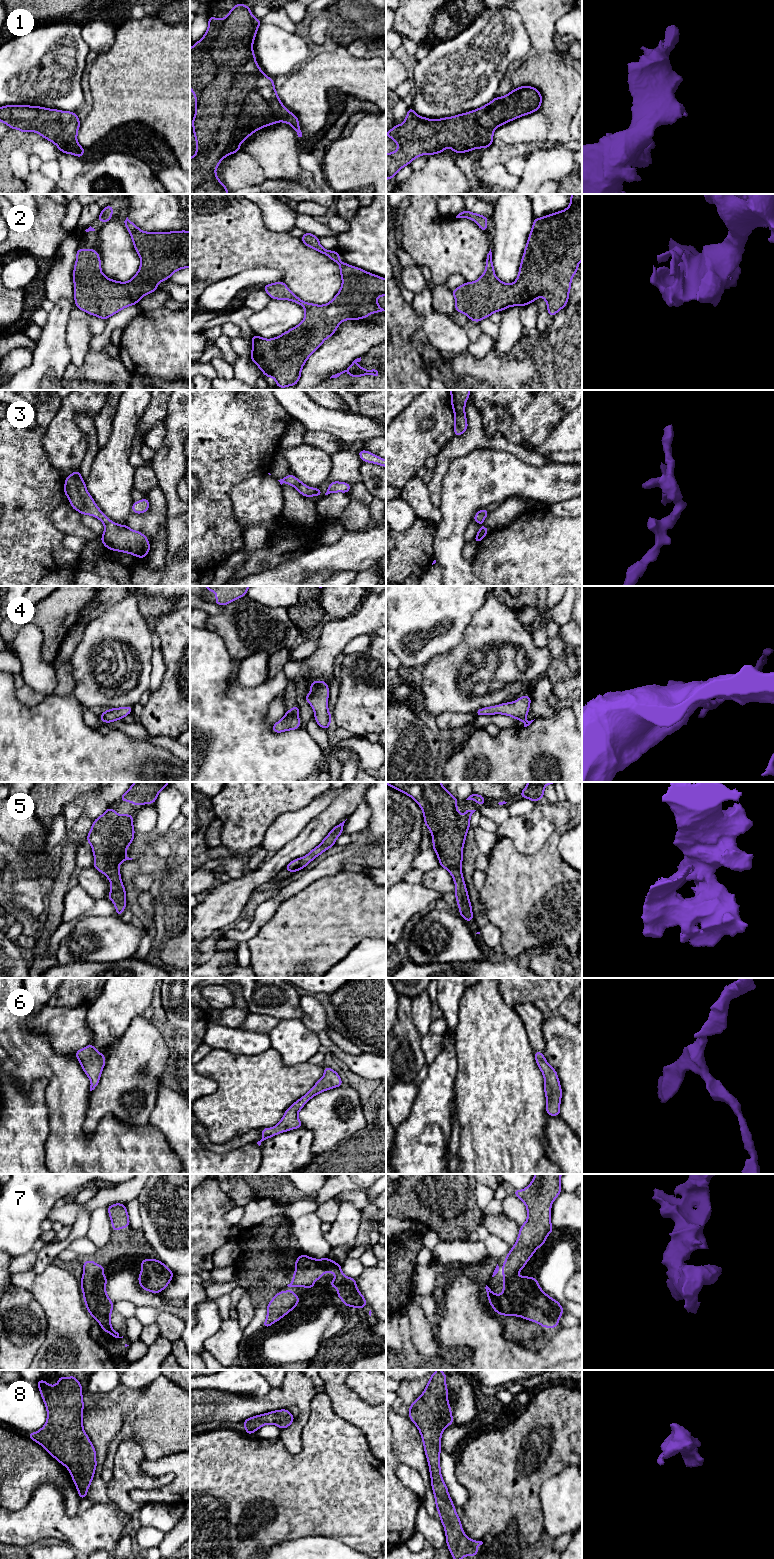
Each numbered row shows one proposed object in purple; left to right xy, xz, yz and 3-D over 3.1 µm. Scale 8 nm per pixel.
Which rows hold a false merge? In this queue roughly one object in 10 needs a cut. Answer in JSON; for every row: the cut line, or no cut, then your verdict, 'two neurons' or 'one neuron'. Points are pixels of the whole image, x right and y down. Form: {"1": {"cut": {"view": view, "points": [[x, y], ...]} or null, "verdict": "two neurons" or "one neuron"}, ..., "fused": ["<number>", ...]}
{"1": {"cut": null, "verdict": "one neuron"}, "2": {"cut": null, "verdict": "one neuron"}, "3": {"cut": null, "verdict": "one neuron"}, "4": {"cut": null, "verdict": "one neuron"}, "5": {"cut": null, "verdict": "one neuron"}, "6": {"cut": null, "verdict": "one neuron"}, "7": {"cut": null, "verdict": "one neuron"}, "8": {"cut": null, "verdict": "one neuron"}, "fused": []}

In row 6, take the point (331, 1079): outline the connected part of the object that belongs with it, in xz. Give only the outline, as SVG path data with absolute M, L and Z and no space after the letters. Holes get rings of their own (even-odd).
M324 1067L323 1077L317 1081L303 1097L293 1103L285 1111L281 1121L276 1126L261 1129L262 1139L258 1141L257 1144L260 1146L262 1141L271 1138L276 1134L303 1127L298 1118L298 1112L303 1108L303 1106L315 1095L340 1086L343 1086L343 1083L339 1074L329 1067Z

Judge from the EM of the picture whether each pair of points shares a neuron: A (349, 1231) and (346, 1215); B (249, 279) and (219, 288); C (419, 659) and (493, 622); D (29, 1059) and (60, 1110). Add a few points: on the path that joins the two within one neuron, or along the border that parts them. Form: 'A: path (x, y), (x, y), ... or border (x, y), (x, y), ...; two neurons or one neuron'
A: path (347, 1227), (347, 1219); one neuron
B: path (242, 280), (226, 288); one neuron
C: border (472, 617), (466, 627), (462, 640), (444, 653); two neurons
D: path (43, 1068), (60, 1085), (60, 1096); one neuron

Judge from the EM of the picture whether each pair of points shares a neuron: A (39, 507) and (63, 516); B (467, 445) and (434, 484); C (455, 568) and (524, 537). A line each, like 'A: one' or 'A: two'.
A: two
B: one
C: two

